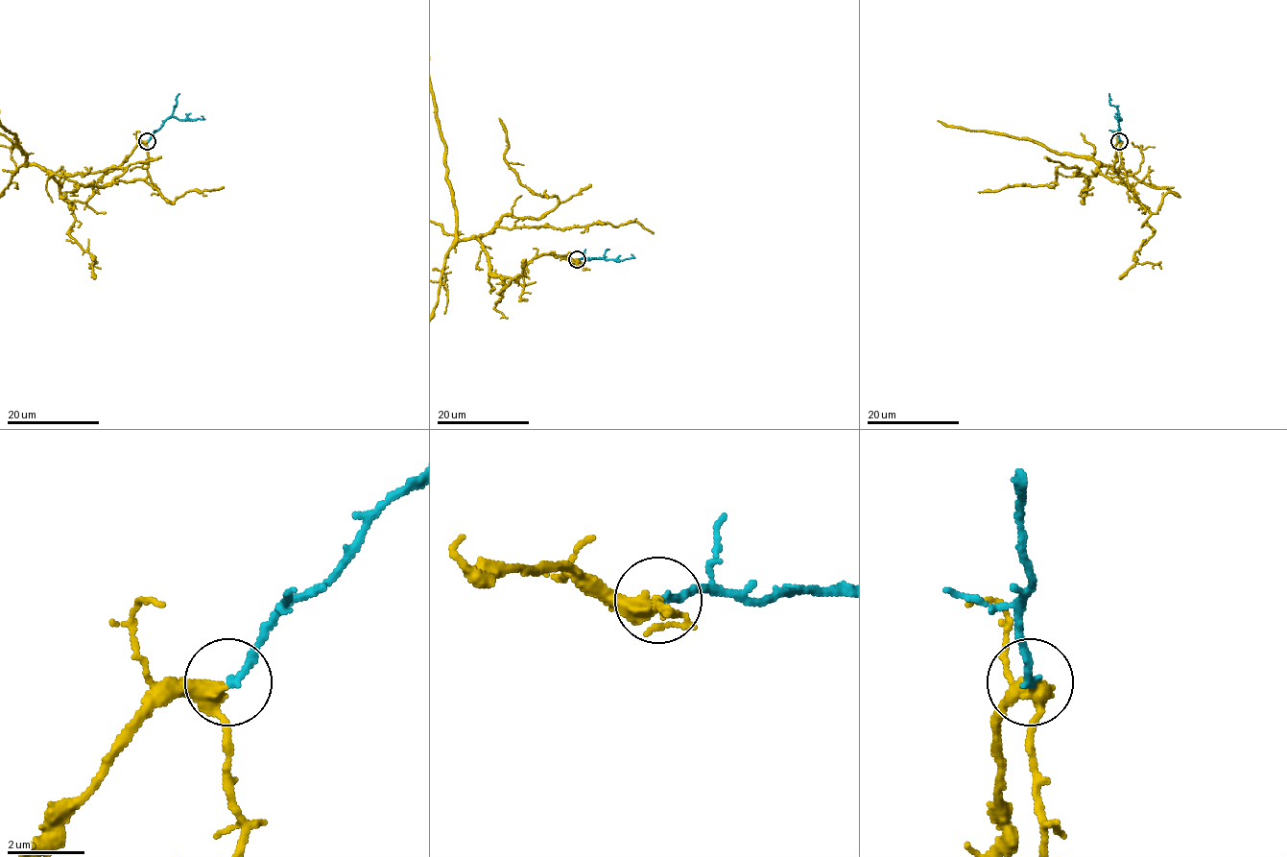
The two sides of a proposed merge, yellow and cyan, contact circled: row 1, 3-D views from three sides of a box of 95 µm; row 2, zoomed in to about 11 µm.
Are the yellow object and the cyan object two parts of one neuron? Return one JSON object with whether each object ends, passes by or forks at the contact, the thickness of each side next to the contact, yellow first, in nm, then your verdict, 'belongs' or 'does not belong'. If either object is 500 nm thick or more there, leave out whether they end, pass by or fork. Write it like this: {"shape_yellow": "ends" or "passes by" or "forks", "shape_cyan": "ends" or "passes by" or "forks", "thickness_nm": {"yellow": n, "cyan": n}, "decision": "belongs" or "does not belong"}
{"shape_yellow": "passes by", "shape_cyan": "ends", "thickness_nm": {"yellow": 360, "cyan": 190}, "decision": "belongs"}

